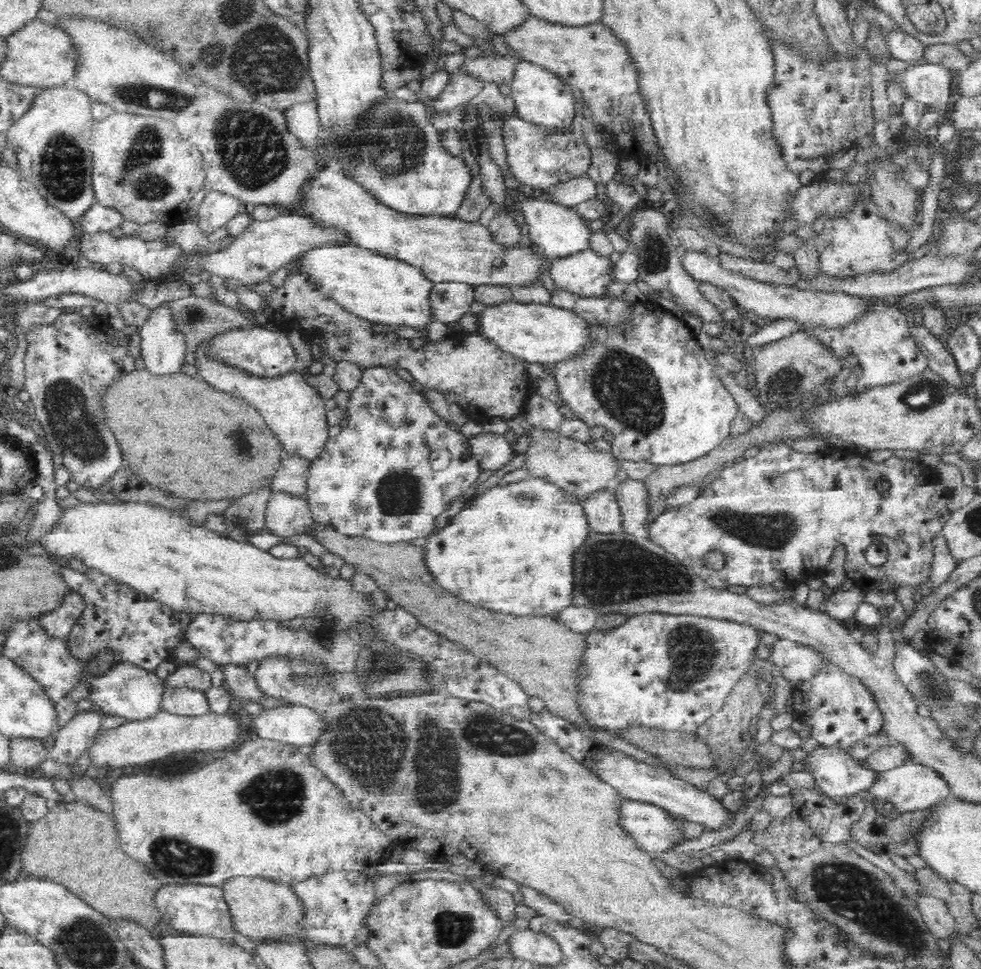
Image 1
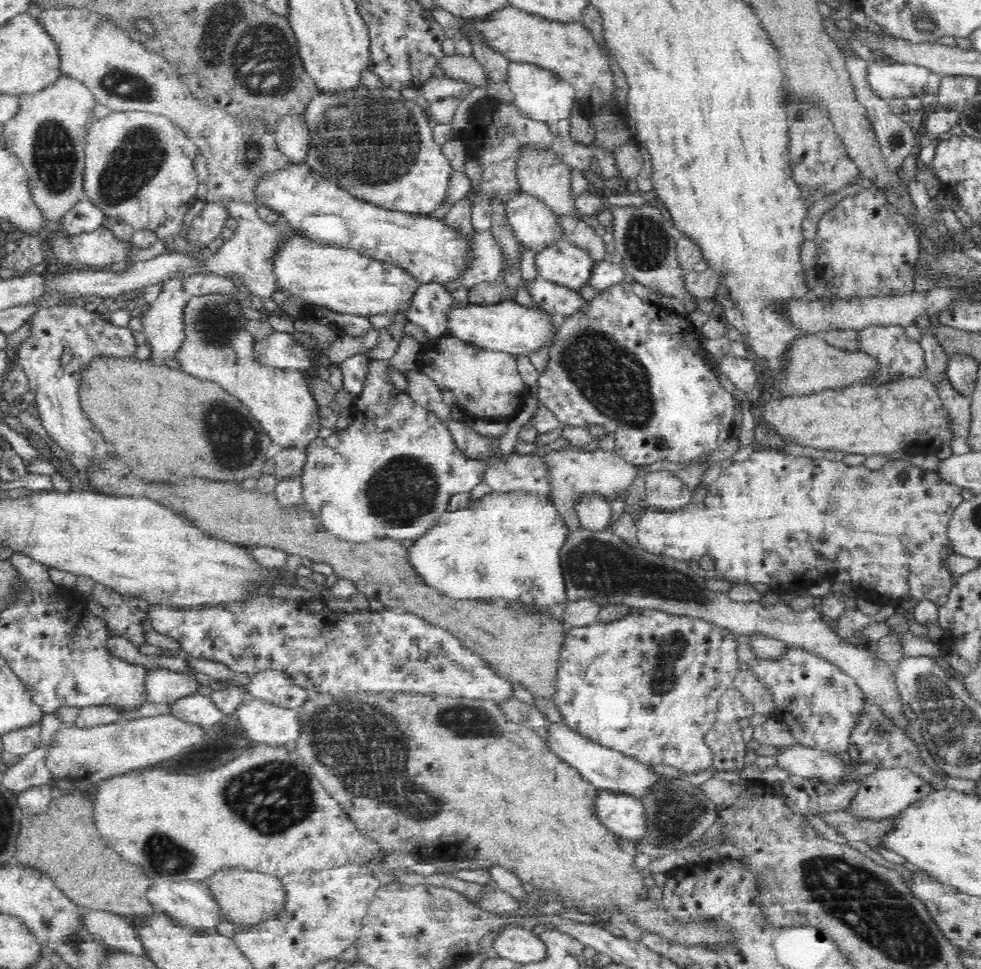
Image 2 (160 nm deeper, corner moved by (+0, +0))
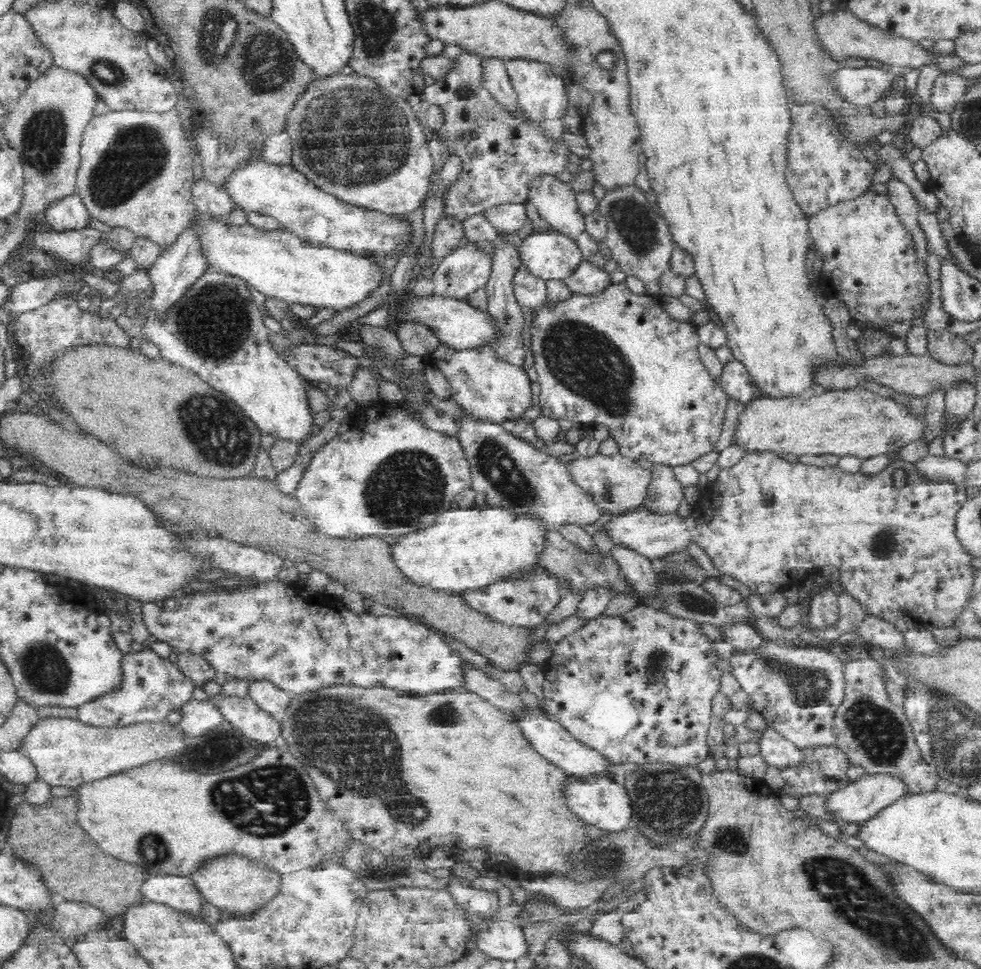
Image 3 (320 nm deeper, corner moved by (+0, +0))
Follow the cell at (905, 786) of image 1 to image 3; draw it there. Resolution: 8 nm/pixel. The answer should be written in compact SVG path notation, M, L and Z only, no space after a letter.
M866 774L853 781L850 786L842 790L836 790L832 796L827 797L828 811L832 811L836 817L844 822L864 823L872 820L886 806L894 804L906 795L910 794L910 787L900 776L893 774Z

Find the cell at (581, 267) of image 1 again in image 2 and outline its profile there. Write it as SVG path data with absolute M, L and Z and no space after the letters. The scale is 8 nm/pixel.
M562 240L536 253L535 263L543 279L578 291L591 281L598 262L587 250Z

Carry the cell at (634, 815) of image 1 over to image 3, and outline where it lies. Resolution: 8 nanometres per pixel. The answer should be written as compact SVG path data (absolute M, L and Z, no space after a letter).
M608 777L571 778L567 788L568 806L588 824L593 824L607 832L624 832L628 830L632 818L632 801L624 785Z

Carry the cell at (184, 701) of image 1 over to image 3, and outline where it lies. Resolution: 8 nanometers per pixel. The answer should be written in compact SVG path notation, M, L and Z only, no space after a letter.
M212 699L189 700L181 706L182 719L178 723L188 738L202 736L206 730L214 730L224 722L224 715Z

